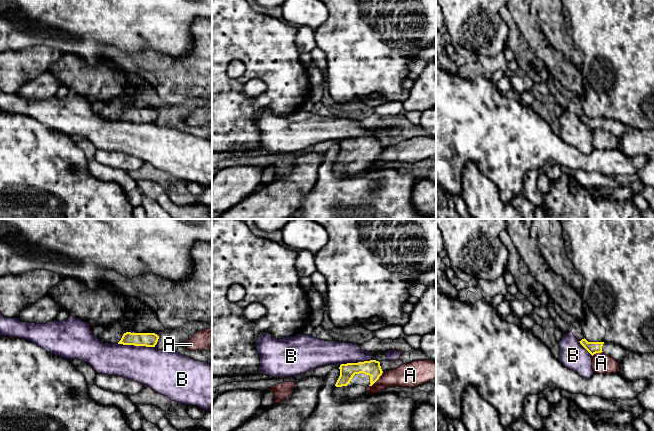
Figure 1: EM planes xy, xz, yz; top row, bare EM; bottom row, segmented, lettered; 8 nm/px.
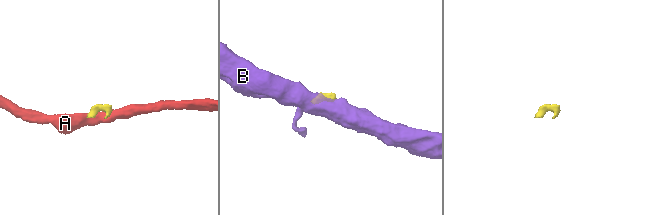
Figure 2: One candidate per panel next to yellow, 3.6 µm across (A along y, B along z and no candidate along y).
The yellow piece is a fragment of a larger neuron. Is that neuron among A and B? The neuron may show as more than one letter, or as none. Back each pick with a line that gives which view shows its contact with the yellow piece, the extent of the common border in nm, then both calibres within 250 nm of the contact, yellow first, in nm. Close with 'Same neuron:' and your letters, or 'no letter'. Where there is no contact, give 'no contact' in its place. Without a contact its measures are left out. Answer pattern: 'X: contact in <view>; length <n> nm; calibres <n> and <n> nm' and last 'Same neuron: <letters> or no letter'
Same neuron: no letter

